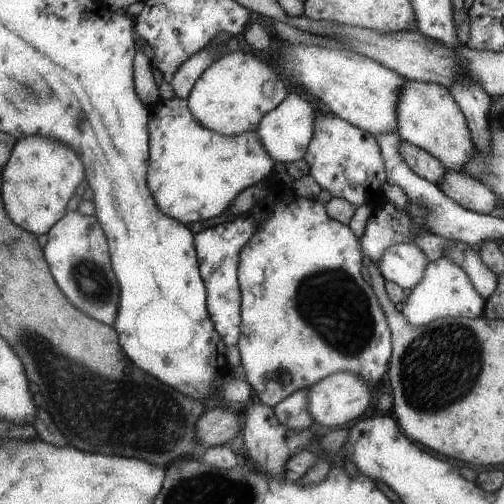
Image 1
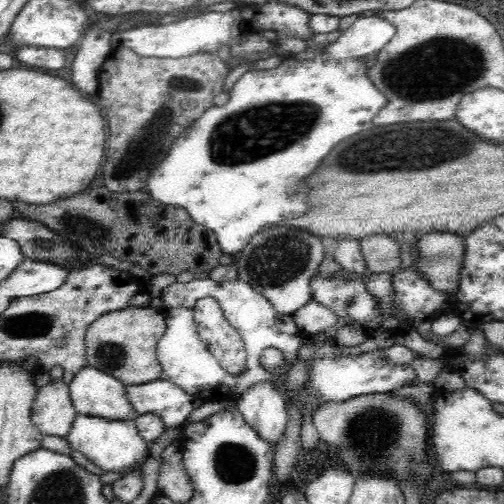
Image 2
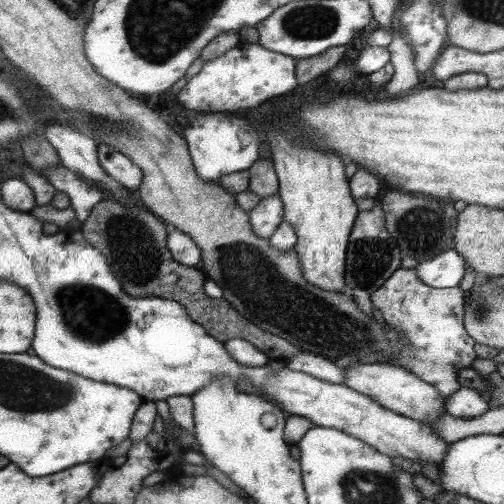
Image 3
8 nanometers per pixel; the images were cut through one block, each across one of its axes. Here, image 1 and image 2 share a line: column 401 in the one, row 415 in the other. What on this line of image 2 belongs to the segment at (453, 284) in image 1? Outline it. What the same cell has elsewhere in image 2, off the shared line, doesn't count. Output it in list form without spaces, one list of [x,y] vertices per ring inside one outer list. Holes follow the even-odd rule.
[[[334,338],[330,344],[302,344],[298,350],[296,362],[308,362],[306,366],[310,368],[310,376],[302,384],[298,392],[294,392],[294,400],[300,408],[300,412],[308,412],[310,418],[314,418],[316,410],[320,410],[326,404],[338,404],[346,402],[348,398],[354,396],[364,396],[372,392],[392,392],[404,386],[408,380],[416,380],[416,372],[410,368],[410,362],[414,360],[412,350],[394,344],[390,348],[378,348],[378,350],[368,350],[362,352],[360,356],[356,354],[346,354],[344,346],[340,346]]]

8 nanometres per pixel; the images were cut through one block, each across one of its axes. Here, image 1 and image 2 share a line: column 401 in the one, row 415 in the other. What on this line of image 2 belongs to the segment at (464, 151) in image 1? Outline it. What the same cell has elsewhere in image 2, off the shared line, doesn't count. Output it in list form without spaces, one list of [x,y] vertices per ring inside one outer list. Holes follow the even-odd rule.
[[[86,366],[84,370],[80,370],[74,380],[70,382],[70,396],[72,396],[72,404],[78,412],[78,416],[88,416],[88,418],[100,418],[100,420],[108,420],[108,422],[120,422],[120,424],[136,424],[136,420],[140,418],[128,396],[126,396],[126,384],[98,368],[90,368]]]

